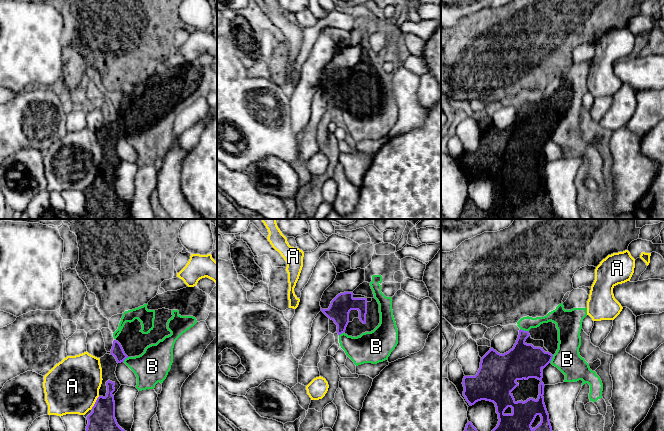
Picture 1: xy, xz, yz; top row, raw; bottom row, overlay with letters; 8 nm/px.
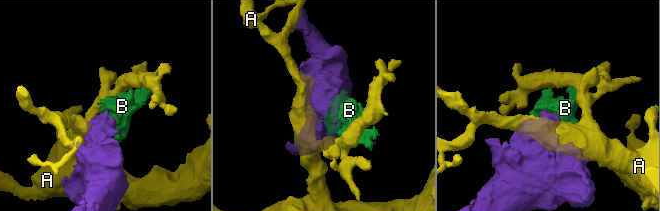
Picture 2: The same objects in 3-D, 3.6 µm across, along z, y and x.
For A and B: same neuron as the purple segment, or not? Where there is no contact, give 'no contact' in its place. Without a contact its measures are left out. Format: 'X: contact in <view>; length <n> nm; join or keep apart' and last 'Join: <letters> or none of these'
A: contact in xy; length 120 nm; keep apart
B: contact in yz; length 80 nm; join
Join: B

